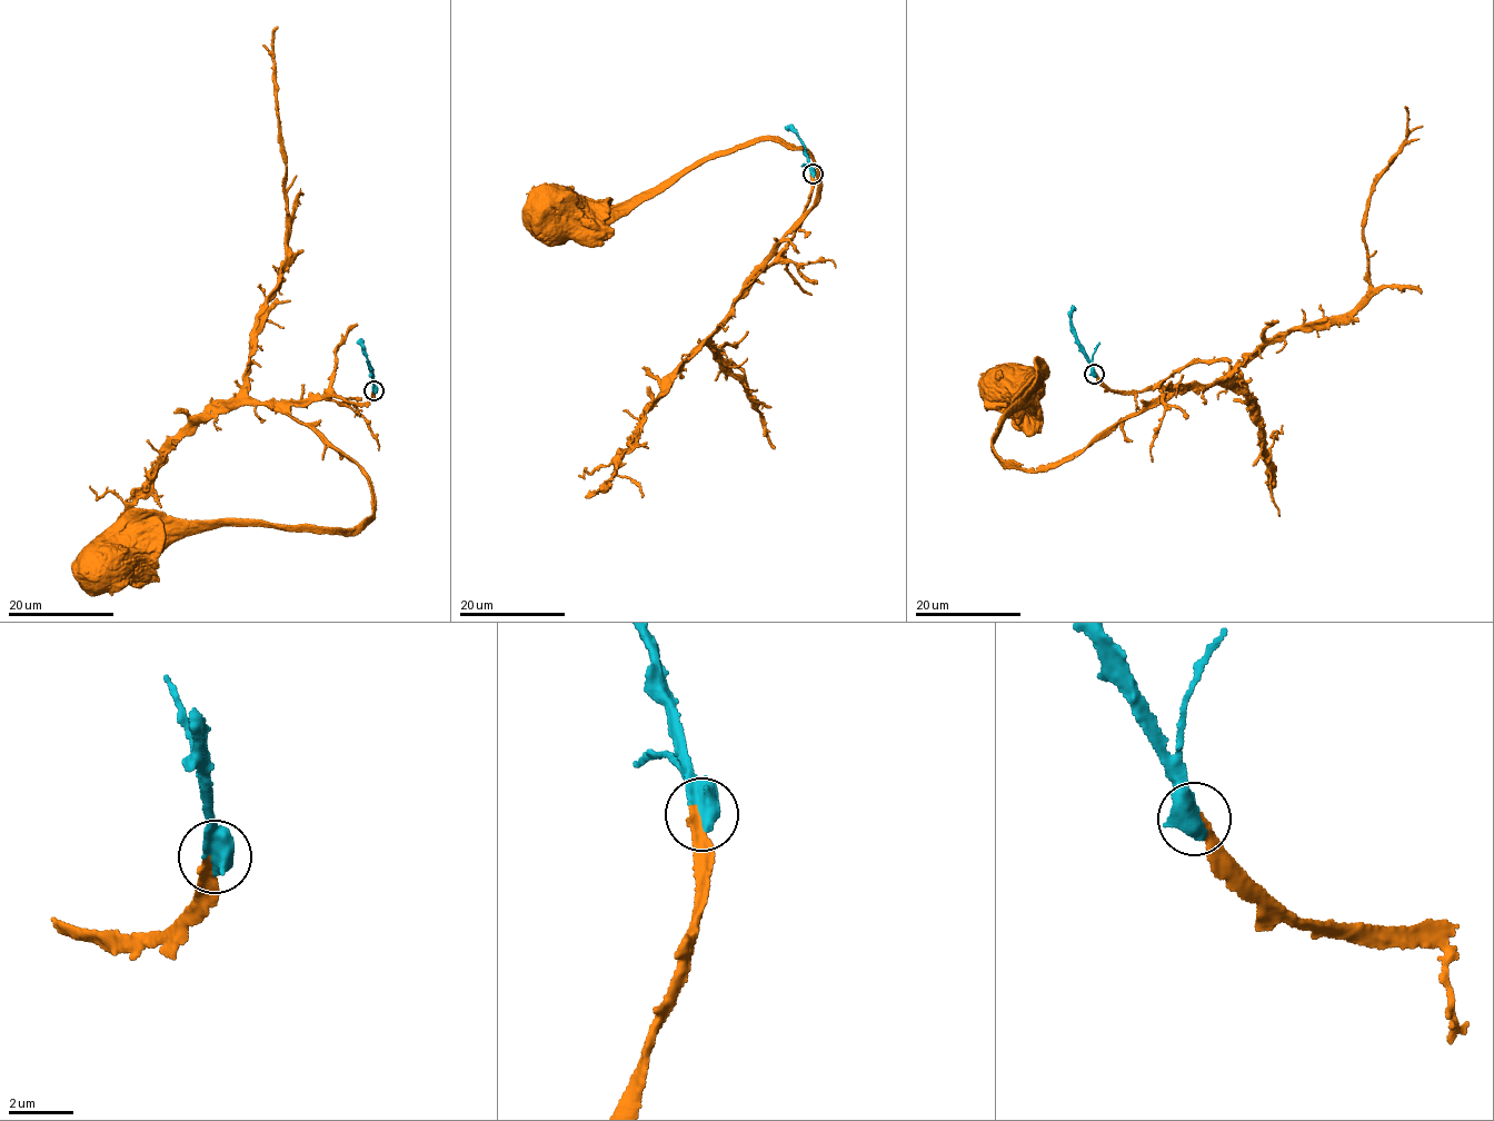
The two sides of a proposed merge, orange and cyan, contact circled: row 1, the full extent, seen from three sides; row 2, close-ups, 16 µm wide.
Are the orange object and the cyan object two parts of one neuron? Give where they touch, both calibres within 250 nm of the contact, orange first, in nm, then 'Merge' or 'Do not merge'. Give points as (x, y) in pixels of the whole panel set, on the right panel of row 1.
Place: (1094, 374). Thickness 380 nm (orange) against 700 nm. Merge

